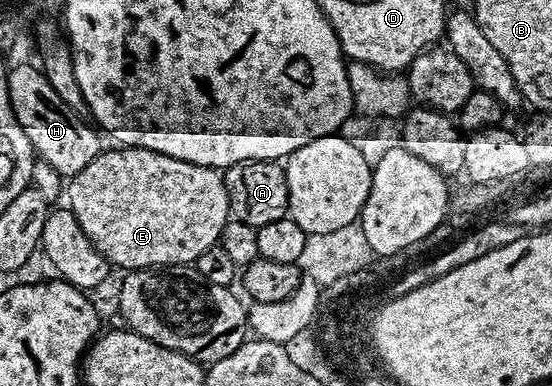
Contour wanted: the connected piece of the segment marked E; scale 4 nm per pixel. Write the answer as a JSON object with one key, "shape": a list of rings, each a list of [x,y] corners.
{"shape":[[[139,146],[103,149],[78,174],[69,179],[64,194],[70,202],[68,209],[74,213],[84,236],[92,240],[95,248],[106,257],[111,267],[131,270],[153,270],[160,266],[184,266],[194,263],[200,252],[218,245],[224,224],[230,217],[226,179],[215,167],[197,166],[155,150]]]}

